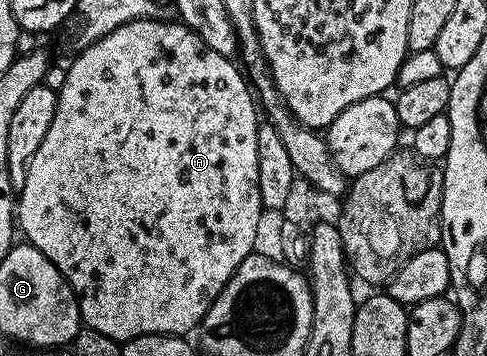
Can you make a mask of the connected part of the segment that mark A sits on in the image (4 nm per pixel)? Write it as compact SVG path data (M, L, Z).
M133 20L133 21L132 21L132 22L126 22L126 23L125 23L125 24L121 24L121 25L120 25L120 26L118 26L118 27L117 27L117 28L113 28L113 32L109 32L109 33L108 33L108 34L106 34L106 35L105 35L105 36L101 36L101 40L97 40L97 41L96 41L96 42L94 42L94 43L93 43L93 44L89 44L89 45L88 45L88 46L86 46L86 47L85 47L85 48L84 48L84 50L80 50L80 51L78 51L78 53L76 53L76 54L75 54L75 55L74 55L74 57L75 57L75 59L73 59L73 60L72 60L72 62L71 62L71 67L69 67L69 68L68 68L68 70L67 70L67 75L65 75L65 76L64 76L64 78L63 78L63 87L62 87L62 86L61 86L61 85L60 85L60 86L59 86L59 87L58 87L58 90L57 90L57 93L58 93L58 95L59 95L59 99L58 99L58 100L57 100L57 112L53 112L53 124L49 124L49 132L45 132L45 140L41 140L41 148L37 148L37 152L33 152L33 160L29 160L29 168L28 168L28 169L27 169L27 171L26 171L26 172L25 172L25 184L24 184L24 185L23 185L23 189L22 189L22 190L20 190L20 191L18 191L18 194L17 194L17 226L18 226L18 229L19 229L19 230L20 230L20 231L21 231L21 234L24 234L24 236L25 236L25 237L27 237L27 238L24 238L24 239L26 239L26 241L27 241L27 242L28 242L28 243L30 243L30 245L33 245L33 246L36 246L36 247L37 247L37 248L38 248L38 249L39 249L39 251L41 251L41 252L42 252L42 254L43 254L43 255L44 255L44 256L45 256L45 257L46 257L46 258L48 258L48 260L50 260L50 261L51 261L51 263L53 263L53 264L54 264L54 265L55 265L55 267L57 267L57 269L59 269L59 271L60 271L60 272L61 272L61 276L65 276L65 280L66 280L66 281L67 281L67 282L68 282L68 284L70 284L70 285L71 285L71 291L72 291L72 292L73 292L73 293L75 293L75 299L77 299L77 301L79 301L79 317L80 317L80 319L82 319L82 321L83 321L83 322L84 322L84 323L86 323L86 325L87 325L87 326L88 326L88 327L90 327L90 329L92 329L92 330L96 330L96 331L97 331L97 332L101 332L101 333L102 333L102 334L104 334L104 335L105 335L105 336L109 336L109 337L110 337L110 338L113 338L113 339L116 339L116 340L130 340L130 339L132 339L132 338L140 338L140 337L141 337L141 336L142 336L142 334L169 334L169 335L172 335L172 336L183 336L183 335L186 335L186 334L187 334L187 333L188 333L188 332L187 332L187 331L186 331L186 330L191 330L191 331L194 331L194 330L195 330L195 329L196 329L196 327L198 327L198 325L199 325L199 323L200 323L200 322L202 322L202 321L203 321L203 317L204 317L204 316L206 316L206 315L207 315L207 309L208 309L208 308L209 308L209 307L211 307L211 306L212 306L212 305L213 305L213 304L214 304L214 303L215 303L215 298L216 298L216 297L217 297L217 296L218 296L218 294L219 294L219 293L221 293L221 292L222 292L222 290L223 290L223 289L224 289L224 288L225 288L225 284L226 284L226 283L227 283L227 281L229 281L229 279L231 279L231 278L232 278L232 277L233 277L233 276L234 276L234 274L235 274L235 273L236 273L236 272L237 272L237 268L238 268L238 267L239 267L239 265L240 265L240 264L241 264L241 260L245 260L245 259L246 259L246 258L247 258L247 257L248 257L248 256L249 256L249 255L251 255L251 254L252 254L252 252L253 252L253 251L254 251L254 249L255 249L255 241L256 241L256 240L257 240L257 220L258 220L258 219L259 219L259 218L260 218L260 217L261 217L261 215L263 215L263 211L264 211L264 208L263 208L263 201L262 201L262 200L261 200L261 188L260 188L260 187L259 187L259 181L258 181L258 180L257 180L257 132L258 132L258 131L259 131L259 127L260 127L260 125L261 125L261 119L259 119L259 114L260 114L260 111L259 111L259 110L258 110L258 109L257 109L257 98L256 98L256 95L255 95L255 94L254 94L254 93L253 93L253 90L252 90L252 87L251 87L251 86L250 86L250 85L249 85L249 82L248 82L248 79L247 79L247 78L246 78L246 77L245 77L245 74L244 74L244 71L243 71L243 70L242 70L242 69L240 69L240 67L239 67L239 66L238 66L238 65L236 65L236 63L235 63L235 62L234 62L234 61L232 61L232 59L230 59L230 58L226 58L226 57L225 57L225 56L221 56L221 52L213 52L213 48L209 48L209 44L205 44L205 40L201 40L201 36L197 36L197 35L196 35L196 34L195 34L195 33L194 33L194 32L193 32L193 31L191 31L191 29L190 29L190 28L188 28L188 26L184 26L184 25L183 25L183 23L182 23L182 21L179 21L179 20L168 20L168 21L165 21L165 22L158 22L158 21L157 21L157 20Z

